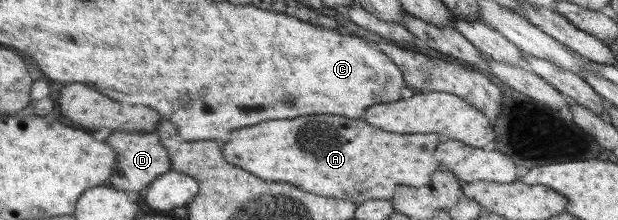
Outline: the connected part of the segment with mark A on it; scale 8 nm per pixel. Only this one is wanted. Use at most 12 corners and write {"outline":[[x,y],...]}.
{"outline":[[303,115],[231,133],[223,158],[357,204],[428,185],[439,136]]}

